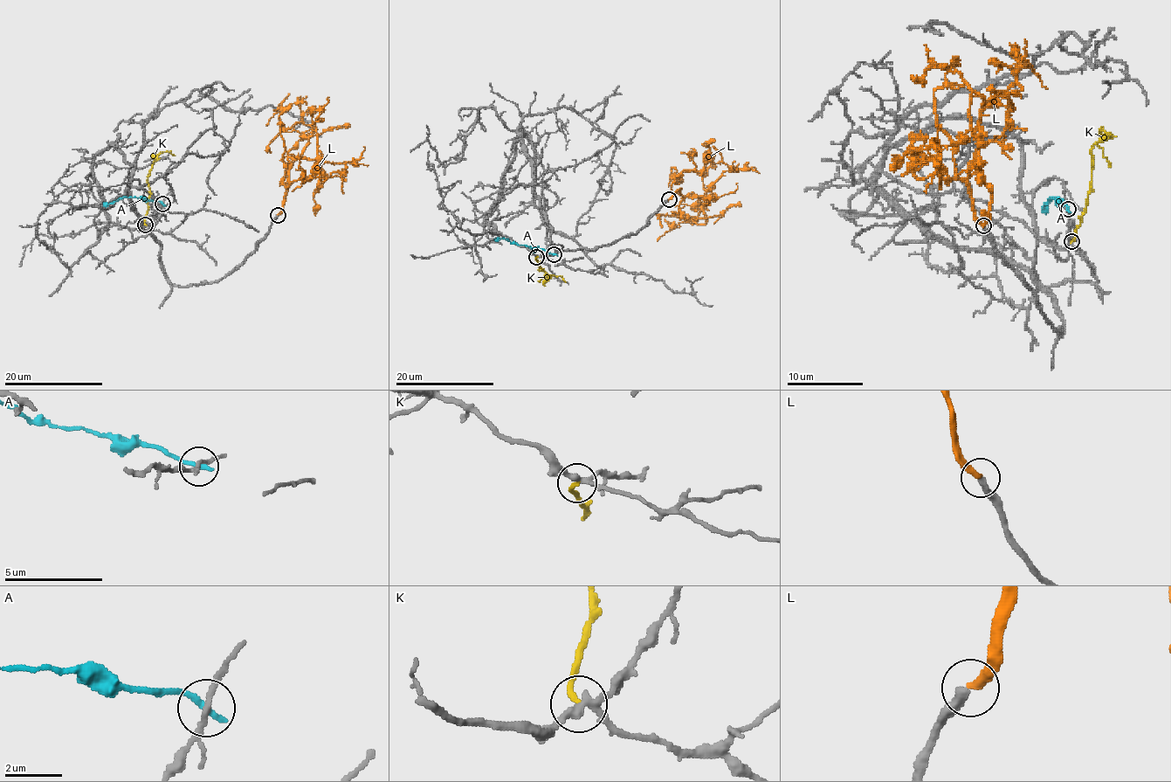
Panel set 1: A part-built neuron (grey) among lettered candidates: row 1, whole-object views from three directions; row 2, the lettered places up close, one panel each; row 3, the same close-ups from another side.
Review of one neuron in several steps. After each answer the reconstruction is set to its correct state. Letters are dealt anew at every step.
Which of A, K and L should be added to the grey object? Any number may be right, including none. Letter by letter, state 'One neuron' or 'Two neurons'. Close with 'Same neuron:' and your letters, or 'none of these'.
A: Two neurons
K: Two neurons
L: Two neurons
Same neuron: none of these

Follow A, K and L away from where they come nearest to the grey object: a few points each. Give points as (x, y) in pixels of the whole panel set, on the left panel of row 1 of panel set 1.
A: (162, 204), (153, 200), (120, 197), (103, 206)
K: (145, 224), (144, 218), (148, 213), (150, 193), (148, 176), (151, 164), (163, 151), (175, 155)
L: (278, 214), (287, 175), (302, 154), (313, 127), (304, 123), (297, 103), (276, 114), (266, 126)

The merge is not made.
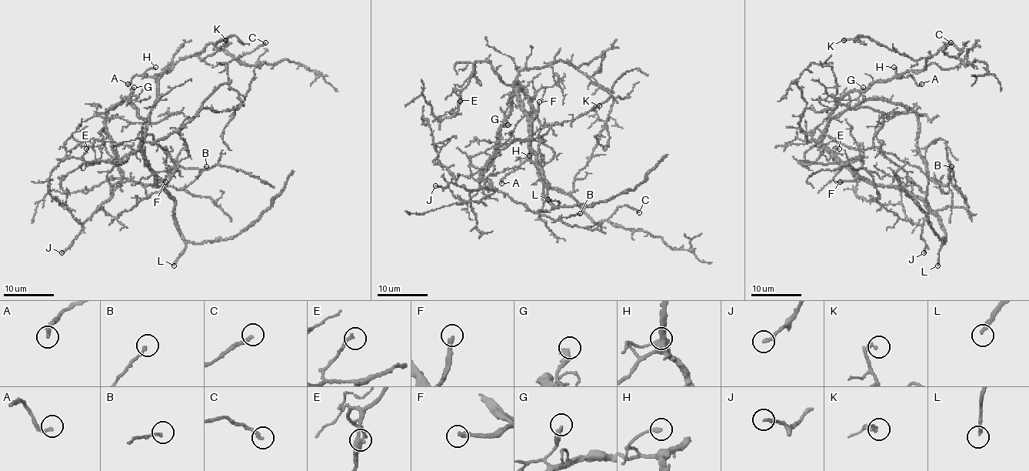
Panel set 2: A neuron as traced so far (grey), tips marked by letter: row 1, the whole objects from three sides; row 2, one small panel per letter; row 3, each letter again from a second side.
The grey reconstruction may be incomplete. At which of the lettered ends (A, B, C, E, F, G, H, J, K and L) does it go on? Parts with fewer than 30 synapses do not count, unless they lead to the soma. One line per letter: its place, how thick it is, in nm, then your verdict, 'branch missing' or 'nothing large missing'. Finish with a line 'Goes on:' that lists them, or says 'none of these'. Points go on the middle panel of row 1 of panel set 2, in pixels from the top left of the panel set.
A: at (501, 183); 240 nm thick; nothing large missing
B: at (580, 213); 190 nm thick; nothing large missing
C: at (639, 212); 220 nm thick; nothing large missing
E: at (460, 101); 200 nm thick; nothing large missing
F: at (539, 101); 300 nm thick; branch missing
G: at (507, 125); 360 nm thick; nothing large missing
H: at (529, 155); 280 nm thick; nothing large missing
J: at (435, 185); 190 nm thick; nothing large missing
K: at (599, 105); 190 nm thick; nothing large missing
L: at (547, 199); 240 nm thick; branch missing
Goes on: F, L

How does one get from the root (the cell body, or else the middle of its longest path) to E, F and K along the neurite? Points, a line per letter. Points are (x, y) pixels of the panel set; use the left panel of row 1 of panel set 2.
E: (145, 125), (142, 144), (122, 164), (104, 162), (88, 164), (82, 158), (86, 148)
F: (145, 125), (145, 138), (141, 144), (144, 162), (165, 182)
K: (145, 125), (156, 101), (156, 77), (180, 60), (211, 56), (230, 37), (221, 38), (225, 40)

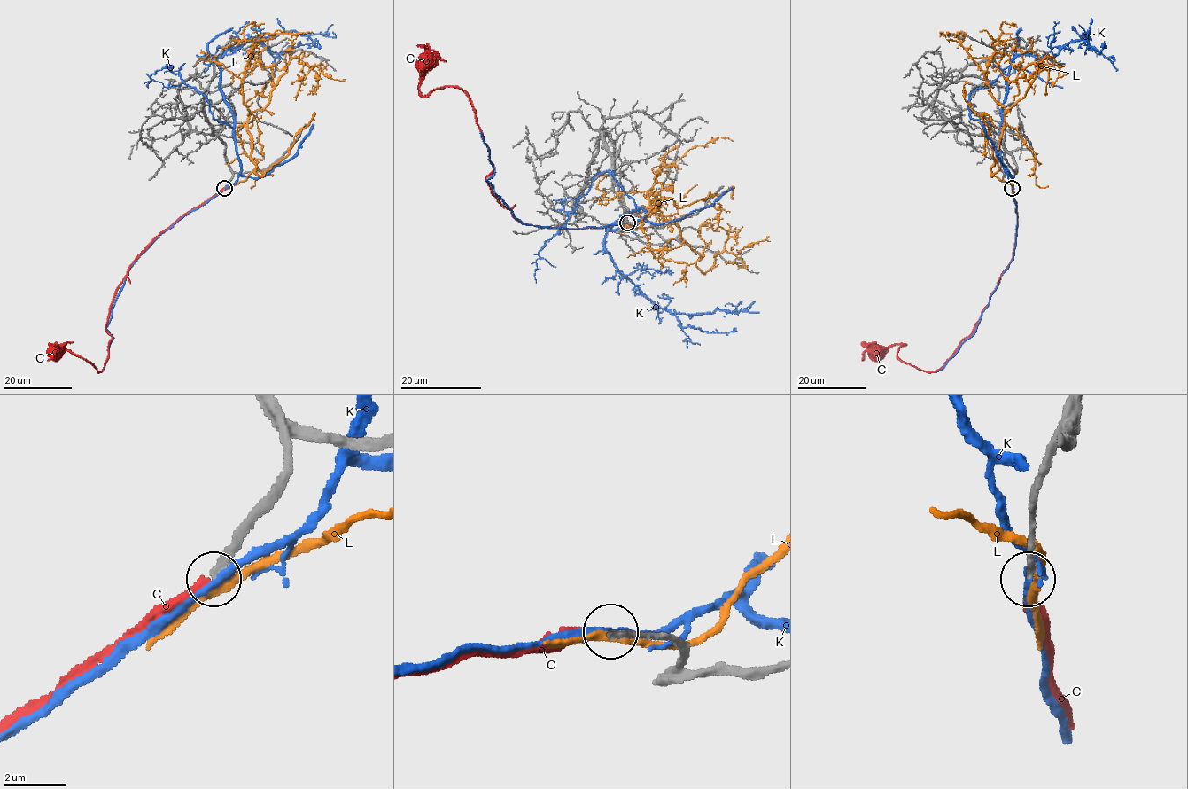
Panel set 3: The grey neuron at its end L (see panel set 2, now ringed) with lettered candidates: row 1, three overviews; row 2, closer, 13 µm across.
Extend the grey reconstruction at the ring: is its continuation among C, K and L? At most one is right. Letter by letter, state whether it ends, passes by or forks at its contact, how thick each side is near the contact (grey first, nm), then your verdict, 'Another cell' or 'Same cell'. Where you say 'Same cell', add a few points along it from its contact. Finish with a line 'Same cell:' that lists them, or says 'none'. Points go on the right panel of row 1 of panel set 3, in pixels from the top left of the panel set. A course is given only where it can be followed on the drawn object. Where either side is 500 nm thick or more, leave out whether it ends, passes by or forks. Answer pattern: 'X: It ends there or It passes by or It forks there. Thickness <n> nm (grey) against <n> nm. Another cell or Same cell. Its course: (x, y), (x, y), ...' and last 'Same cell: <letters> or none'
C: It ends there. Thickness 240 nm (grey) against 200 nm. Same cell. Its course: (1012, 188), (1018, 216), (1012, 261), (974, 330), (934, 371), (903, 362), (897, 351), (904, 344), (877, 353)
K: It passes by. Thickness 280 nm (grey) against 240 nm. Another cell
L: It passes by. Thickness 240 nm (grey) against 240 nm. Another cell
Same cell: C

